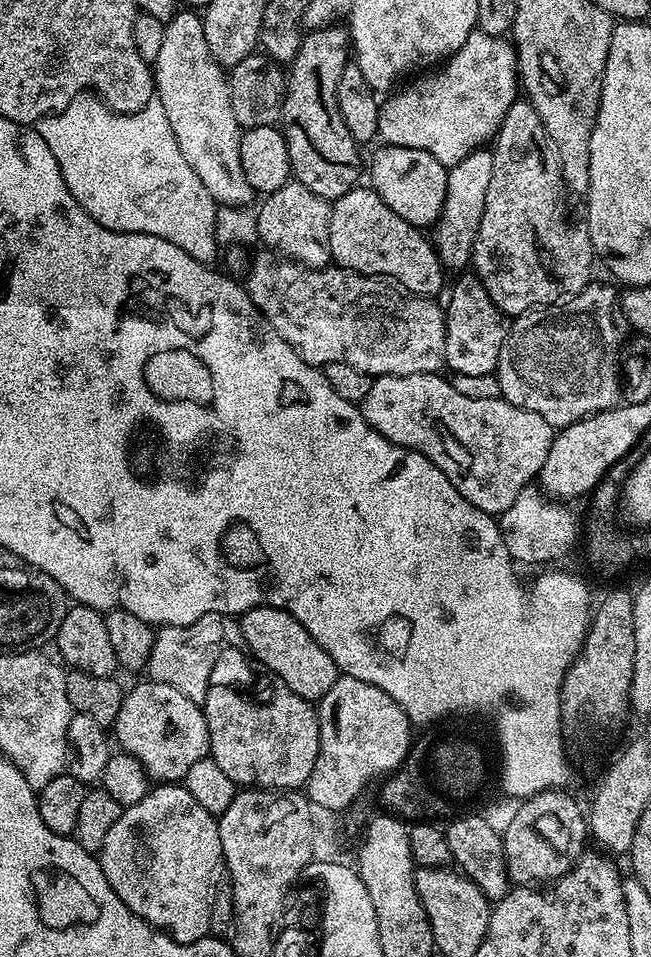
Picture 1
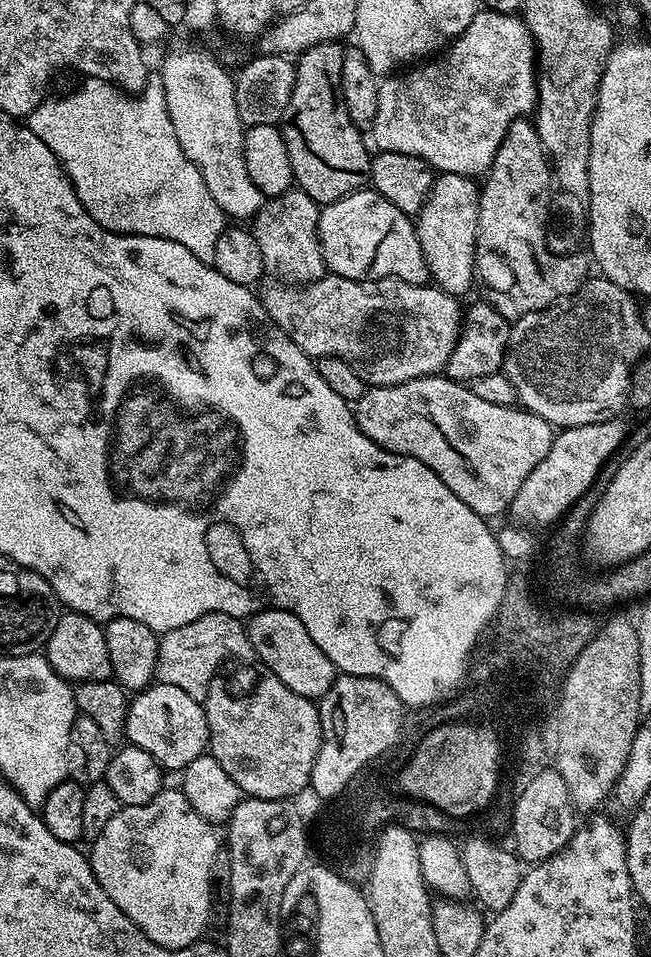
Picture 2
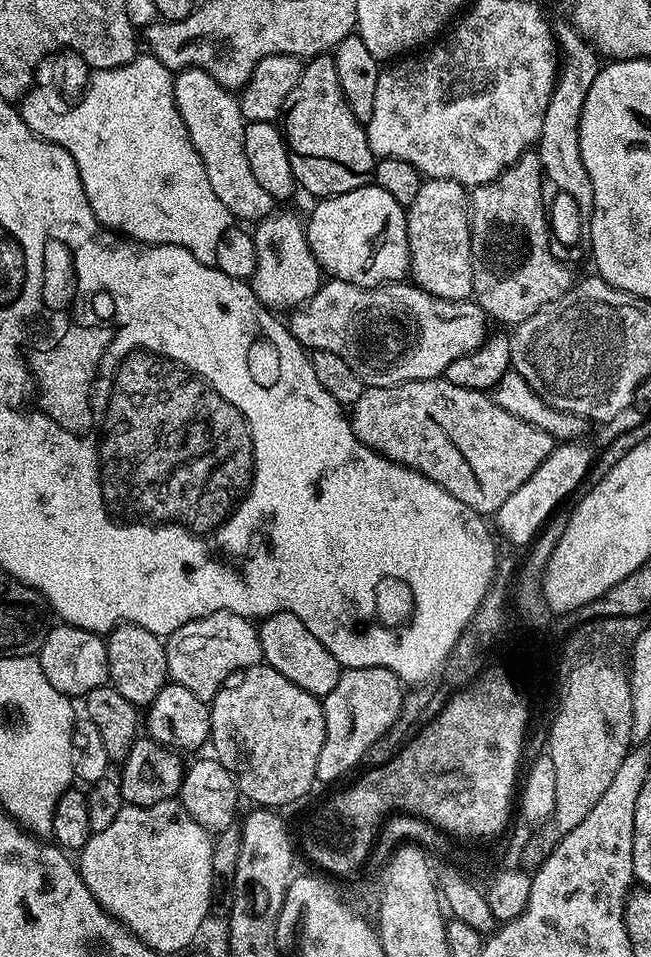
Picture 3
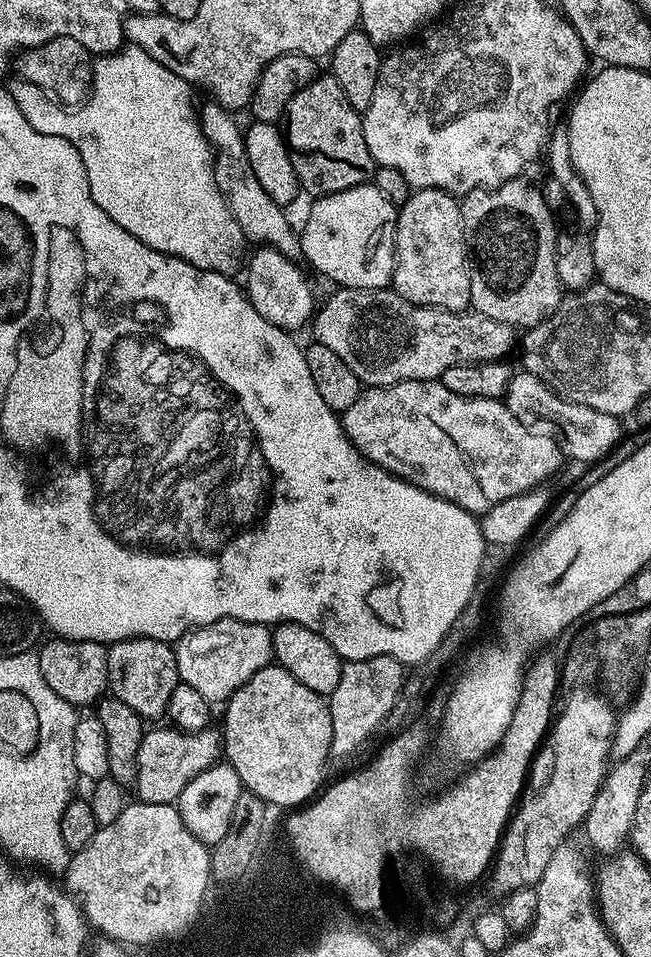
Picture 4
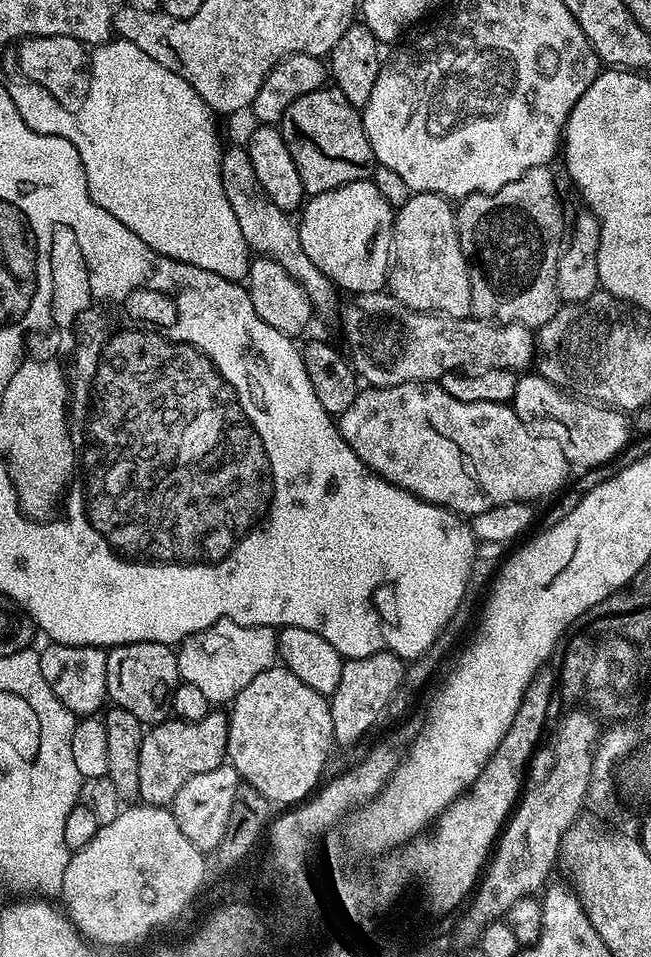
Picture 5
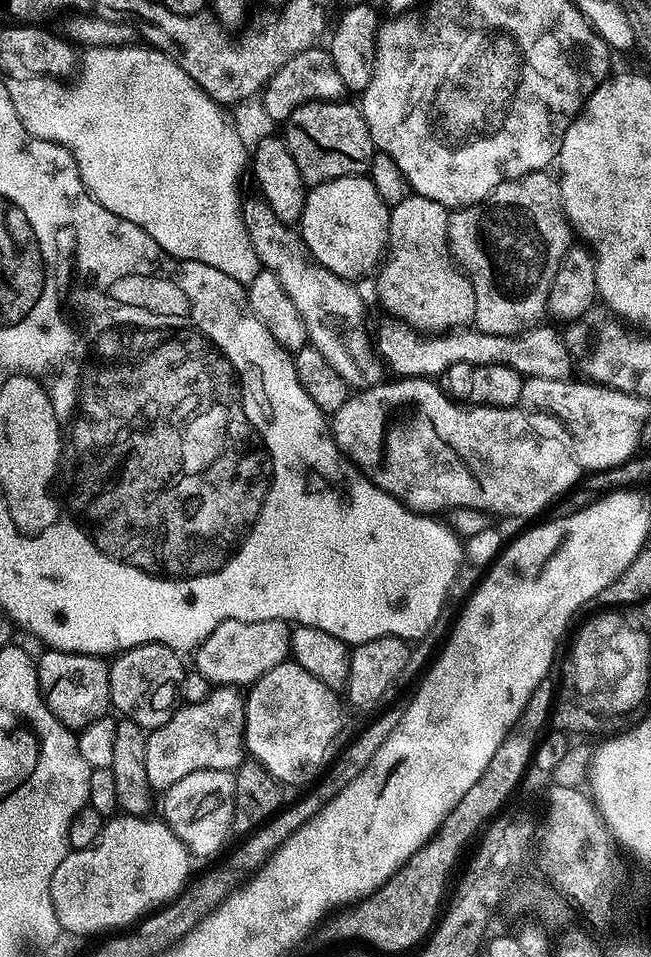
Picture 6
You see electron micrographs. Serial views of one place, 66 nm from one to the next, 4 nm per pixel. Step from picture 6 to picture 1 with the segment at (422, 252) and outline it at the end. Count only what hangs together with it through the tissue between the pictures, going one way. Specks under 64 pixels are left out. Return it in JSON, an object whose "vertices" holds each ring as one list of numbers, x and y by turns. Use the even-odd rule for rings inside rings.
{"vertices":[[488,150,466,154,462,162,448,168,446,202,442,206,439,220,434,225,434,233,436,232,434,247,445,269,469,267,474,238,478,234,478,226,482,222,482,210,486,206,486,190,490,186,490,174,494,174,494,162,492,153]]}

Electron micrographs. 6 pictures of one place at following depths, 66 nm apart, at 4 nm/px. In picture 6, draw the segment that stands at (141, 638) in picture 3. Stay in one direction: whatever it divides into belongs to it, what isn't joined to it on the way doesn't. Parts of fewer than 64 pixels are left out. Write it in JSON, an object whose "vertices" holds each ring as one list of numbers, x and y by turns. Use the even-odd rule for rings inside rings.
{"vertices":[[139,644,127,648,111,661,110,674,111,707,120,711,126,720,133,720,145,730,158,728,171,718,178,704,180,684,186,675,181,653,165,644]]}

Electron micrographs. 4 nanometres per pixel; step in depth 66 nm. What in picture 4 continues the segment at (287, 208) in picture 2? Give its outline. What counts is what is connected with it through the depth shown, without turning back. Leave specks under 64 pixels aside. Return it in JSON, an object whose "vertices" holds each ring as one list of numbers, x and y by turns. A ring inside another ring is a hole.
{"vertices":[[260,246,255,250,257,252,248,260,248,300,254,310,266,318,266,322,283,328,289,334,295,333,295,328,302,327,304,323,305,327,313,319,312,284,293,257,269,246]]}

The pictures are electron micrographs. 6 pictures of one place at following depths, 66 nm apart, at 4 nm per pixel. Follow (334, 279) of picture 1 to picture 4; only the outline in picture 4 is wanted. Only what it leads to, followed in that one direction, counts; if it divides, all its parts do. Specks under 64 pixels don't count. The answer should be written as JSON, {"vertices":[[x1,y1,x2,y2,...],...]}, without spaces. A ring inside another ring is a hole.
{"vertices":[[337,287,336,293,325,302,324,305,317,307,314,312,314,319,311,321,310,329,314,335,315,343,326,346,329,350,334,350,334,354,338,354,338,358,342,358,342,362,346,362,346,366,350,366,350,370,354,370,356,377,360,379,361,385,371,386,374,388,384,388,387,384,397,384,403,380,439,380,442,373,450,370,450,366,458,366,459,364,485,364,491,360,503,360,509,354,512,343,517,343,517,329,511,328,506,322,498,322,494,318,486,318,486,314,475,310,465,310,463,312,451,312,445,308,431,308,422,304,415,304,412,300,407,300,398,295,391,287,387,288,342,288]]}

